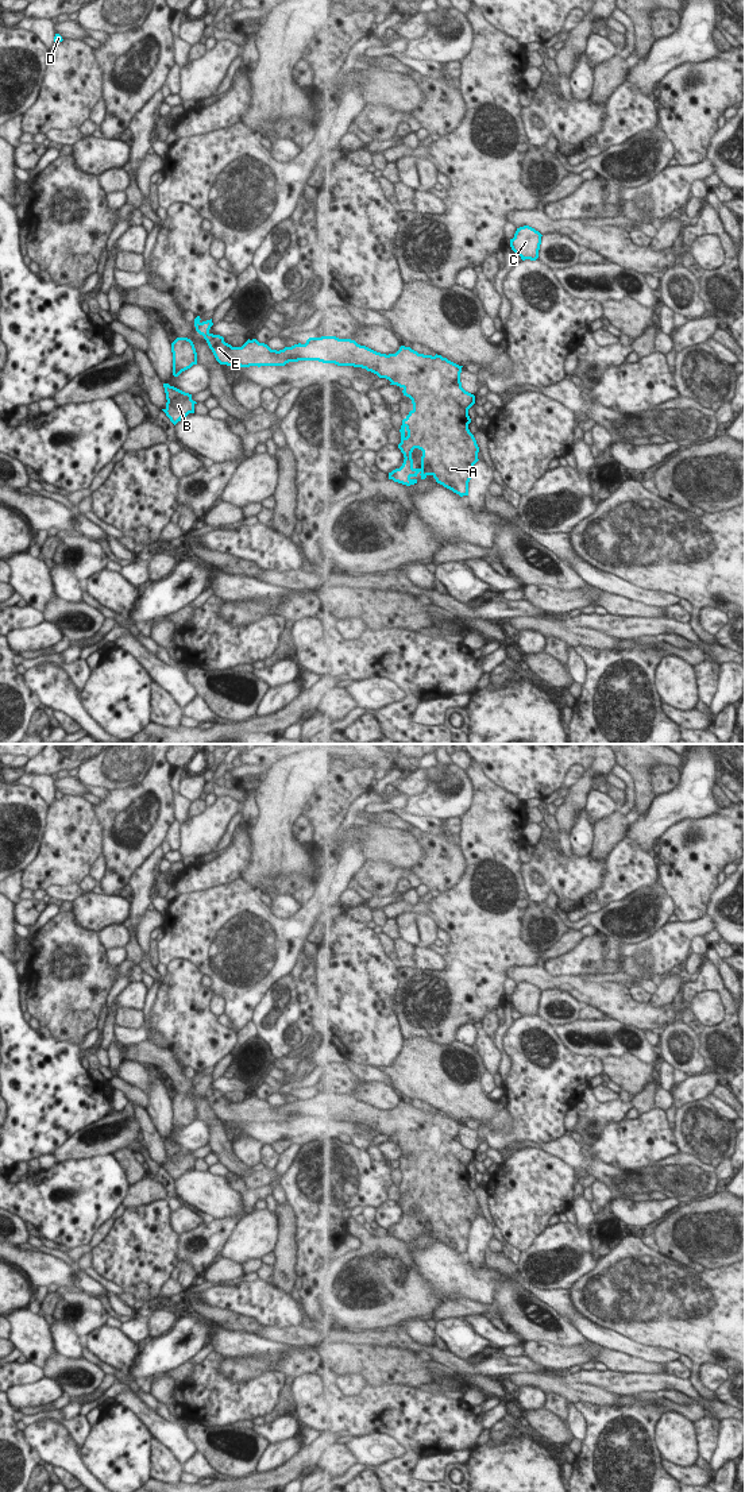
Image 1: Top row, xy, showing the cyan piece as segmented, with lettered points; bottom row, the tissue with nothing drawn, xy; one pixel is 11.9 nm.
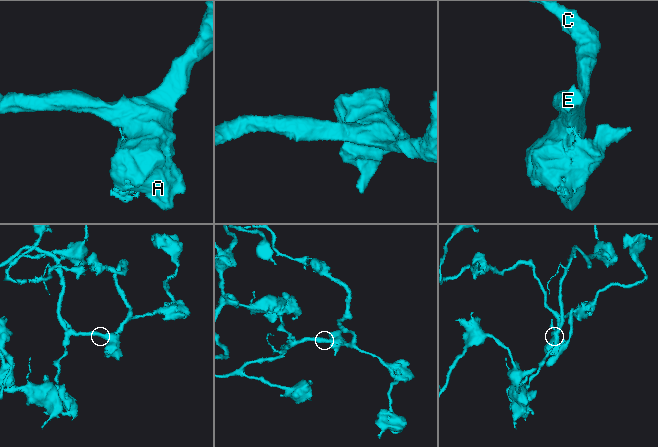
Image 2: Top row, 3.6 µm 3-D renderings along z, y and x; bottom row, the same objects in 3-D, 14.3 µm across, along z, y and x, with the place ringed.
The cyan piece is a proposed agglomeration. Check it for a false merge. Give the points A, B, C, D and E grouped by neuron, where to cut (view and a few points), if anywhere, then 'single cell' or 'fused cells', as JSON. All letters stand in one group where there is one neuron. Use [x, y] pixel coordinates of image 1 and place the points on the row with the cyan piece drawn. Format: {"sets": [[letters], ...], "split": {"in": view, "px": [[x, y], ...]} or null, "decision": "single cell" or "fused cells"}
{"sets": [["A", "C", "D", "E"], ["B"]], "split": {"in": "xy", "px": [[208, 331], [204, 336]]}, "decision": "fused cells"}

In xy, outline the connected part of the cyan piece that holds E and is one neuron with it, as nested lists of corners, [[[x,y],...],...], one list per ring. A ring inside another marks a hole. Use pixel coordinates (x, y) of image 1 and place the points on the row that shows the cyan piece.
[[[206,334],[204,336],[216,361],[227,366],[285,366],[289,362],[319,361],[323,363],[335,363],[337,366],[362,367],[386,378],[391,383],[402,388],[404,396],[409,397],[413,409],[402,420],[401,443],[398,448],[404,454],[404,463],[399,469],[389,473],[389,479],[410,486],[417,483],[416,477],[421,479],[432,475],[437,483],[452,490],[460,497],[468,496],[468,482],[471,479],[471,469],[479,460],[479,447],[474,435],[468,429],[471,419],[468,409],[475,404],[475,396],[462,388],[462,367],[441,355],[424,355],[401,346],[395,354],[381,354],[366,346],[358,344],[351,339],[339,339],[336,336],[309,338],[305,344],[294,344],[283,350],[271,350],[267,344],[259,343],[256,339],[247,340],[242,347],[232,347],[224,342],[220,335]],[[414,448],[422,451],[421,467],[413,467],[412,452]]]

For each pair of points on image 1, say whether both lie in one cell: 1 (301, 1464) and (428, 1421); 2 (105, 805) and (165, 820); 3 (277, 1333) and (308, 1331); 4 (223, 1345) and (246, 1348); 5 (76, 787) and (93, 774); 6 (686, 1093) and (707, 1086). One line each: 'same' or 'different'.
1: different
2: same
3: same
4: same
5: different
6: same

